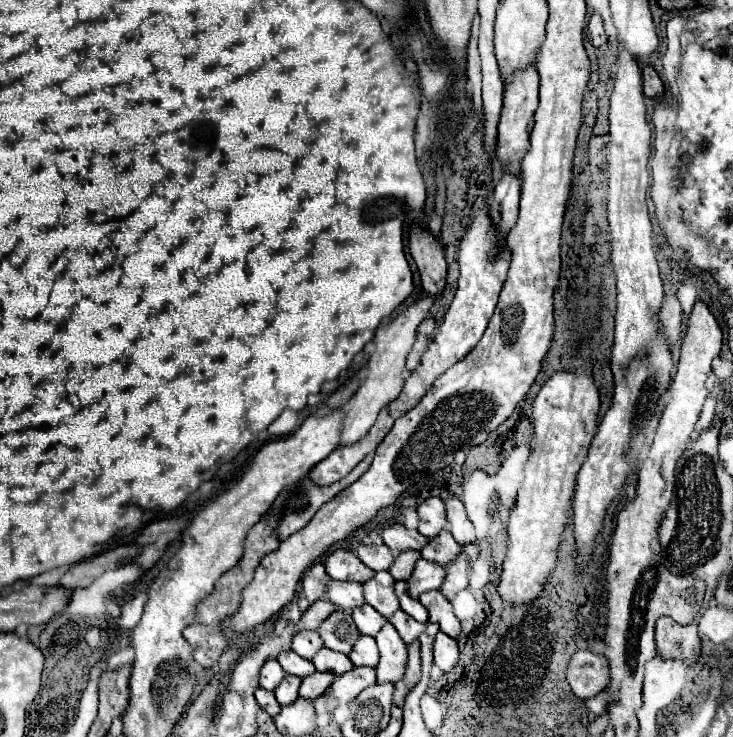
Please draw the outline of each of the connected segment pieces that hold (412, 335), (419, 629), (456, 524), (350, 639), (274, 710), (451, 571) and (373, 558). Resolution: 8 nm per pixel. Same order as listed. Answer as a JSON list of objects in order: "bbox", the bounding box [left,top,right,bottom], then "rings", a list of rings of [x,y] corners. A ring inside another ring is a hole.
[{"bbox":[340,294,434,446],"rings":[[[422,294],[422,298],[418,302],[414,302],[402,314],[398,314],[388,326],[380,326],[376,330],[376,336],[374,336],[376,352],[370,356],[368,368],[366,368],[366,378],[360,384],[360,388],[356,390],[356,394],[346,404],[346,420],[344,420],[340,446],[354,444],[356,440],[360,440],[360,436],[364,436],[374,426],[380,410],[384,410],[388,406],[388,402],[392,402],[392,400],[396,400],[396,396],[400,396],[402,386],[404,386],[404,366],[406,366],[408,352],[412,350],[412,344],[416,340],[416,328],[428,316],[432,304],[434,304],[434,298],[428,294]]]},{"bbox":[388,610,426,644],"rings":[[[402,610],[394,612],[394,614],[388,618],[388,622],[398,630],[398,634],[402,636],[402,640],[404,640],[406,644],[414,642],[414,640],[424,632],[424,628],[426,628],[426,624],[420,624],[420,622],[412,620],[412,618],[410,618],[406,612],[402,612]]]},{"bbox":[444,498,476,546],"rings":[[[448,498],[448,500],[444,500],[444,504],[446,504],[446,512],[448,512],[448,526],[446,528],[450,530],[450,534],[456,538],[456,542],[460,546],[472,544],[476,540],[476,536],[474,536],[474,526],[466,516],[464,504],[456,498]]]},{"bbox":[318,610,360,654],"rings":[[[338,610],[330,618],[326,618],[324,624],[318,628],[318,634],[324,640],[326,648],[342,654],[350,654],[354,642],[360,636],[352,616],[344,610]]]},{"bbox":[256,688,280,716],"rings":[[[258,688],[258,690],[256,690],[256,700],[258,700],[258,704],[260,704],[270,716],[276,716],[276,714],[280,712],[280,704],[278,704],[278,700],[274,698],[274,692],[268,692],[268,690]]]},{"bbox":[442,554,472,600],"rings":[[[462,554],[460,556],[460,560],[456,560],[456,564],[452,564],[452,566],[448,566],[446,568],[446,580],[444,580],[444,584],[442,584],[442,594],[448,598],[448,600],[452,600],[460,590],[464,590],[466,586],[468,586],[468,572],[470,572],[470,562],[472,562],[472,556],[466,560],[466,556]],[[462,566],[468,566],[466,570],[462,570]]]},{"bbox":[356,544,394,572],"rings":[[[360,544],[356,548],[356,556],[368,566],[372,568],[374,572],[380,572],[380,570],[388,570],[394,562],[394,556],[392,556],[392,550],[388,546],[364,546]]]}]

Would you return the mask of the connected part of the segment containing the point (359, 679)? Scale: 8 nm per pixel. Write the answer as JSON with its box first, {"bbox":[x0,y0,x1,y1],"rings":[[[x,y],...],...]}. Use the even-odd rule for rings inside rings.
{"bbox":[314,668,376,714],"rings":[[[354,668],[342,676],[336,676],[334,684],[324,692],[324,696],[314,700],[314,708],[318,714],[332,712],[340,704],[352,702],[364,688],[376,684],[376,670],[374,668]]]}

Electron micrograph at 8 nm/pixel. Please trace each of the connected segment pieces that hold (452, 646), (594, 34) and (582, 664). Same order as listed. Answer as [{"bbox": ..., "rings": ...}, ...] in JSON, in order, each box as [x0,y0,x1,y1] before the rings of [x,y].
[{"bbox":[434,632,458,672],"rings":[[[438,632],[434,642],[434,662],[442,672],[450,672],[458,662],[458,644],[454,638],[446,636],[444,632]]]},{"bbox":[588,14,608,46],"rings":[[[594,14],[588,22],[588,34],[590,34],[590,42],[592,46],[604,46],[608,42],[608,36],[604,32],[604,22],[600,18],[600,14]]]},{"bbox":[566,650,610,700],"rings":[[[580,650],[572,656],[566,676],[568,676],[568,684],[572,686],[572,692],[578,698],[588,700],[600,694],[602,690],[606,690],[610,682],[608,660],[602,654]]]}]

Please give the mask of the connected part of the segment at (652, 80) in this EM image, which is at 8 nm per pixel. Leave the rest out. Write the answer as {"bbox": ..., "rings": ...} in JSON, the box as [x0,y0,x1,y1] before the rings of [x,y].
{"bbox":[642,64,664,96],"rings":[[[642,64],[642,86],[644,86],[644,96],[662,96],[664,94],[660,76],[648,64]]]}

